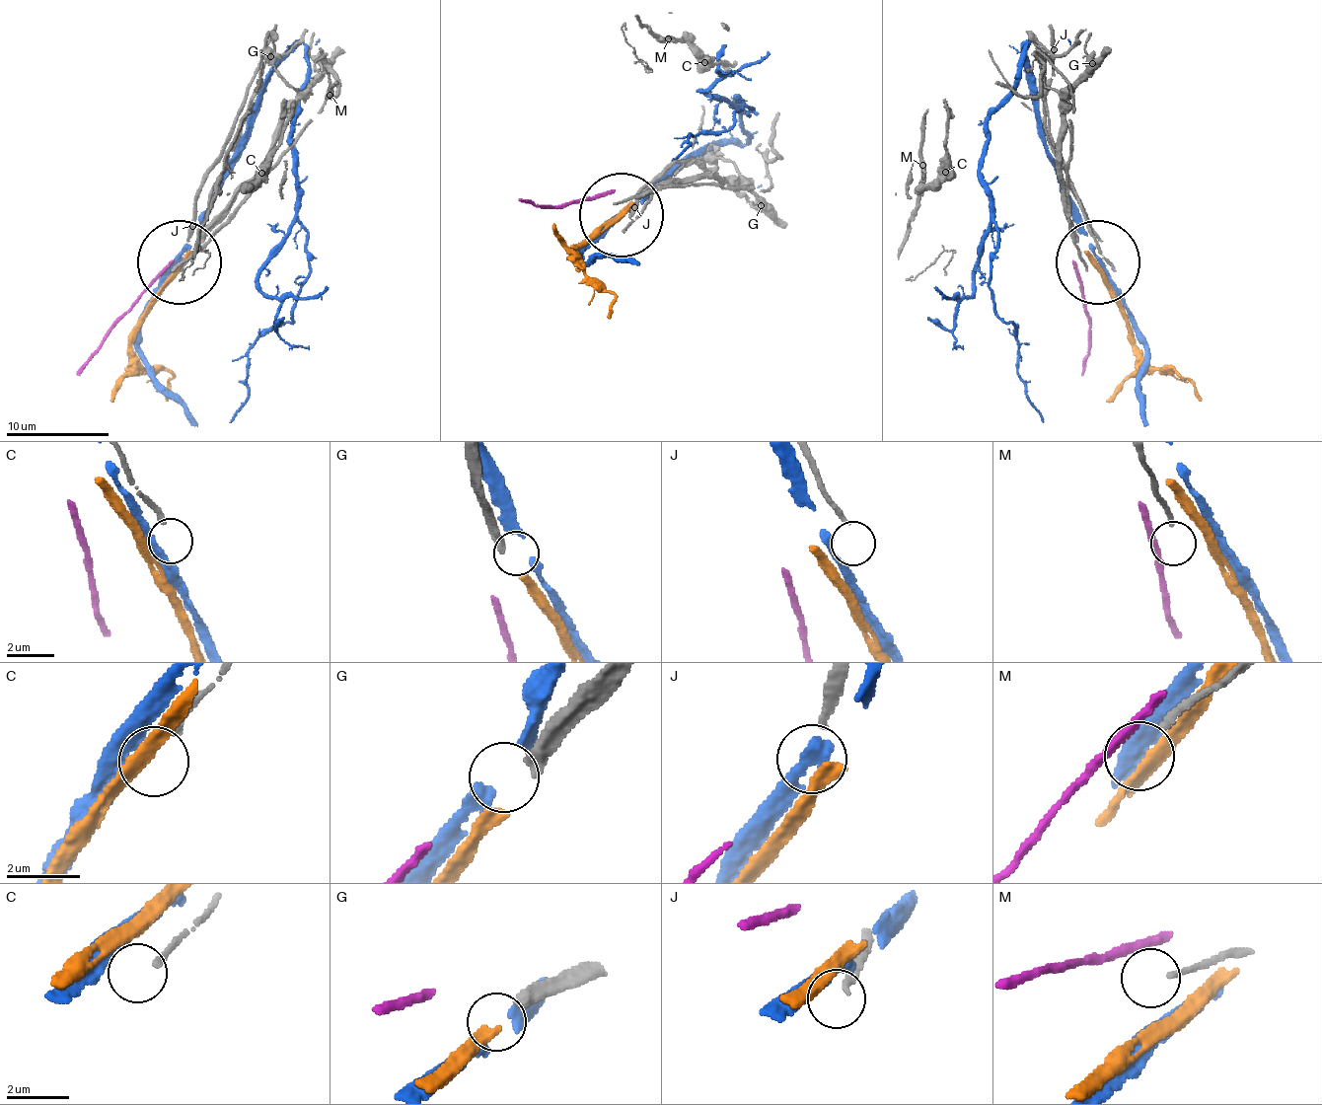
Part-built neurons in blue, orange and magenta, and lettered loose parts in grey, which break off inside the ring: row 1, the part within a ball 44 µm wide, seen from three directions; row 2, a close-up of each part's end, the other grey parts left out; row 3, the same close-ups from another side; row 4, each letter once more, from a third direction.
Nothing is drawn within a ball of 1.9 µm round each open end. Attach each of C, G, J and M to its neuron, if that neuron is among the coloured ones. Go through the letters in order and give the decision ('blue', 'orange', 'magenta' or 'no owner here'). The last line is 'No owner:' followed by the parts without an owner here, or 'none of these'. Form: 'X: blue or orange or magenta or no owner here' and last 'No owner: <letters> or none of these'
C: no owner here
G: orange
J: no owner here
M: no owner here
No owner: C, J, M

